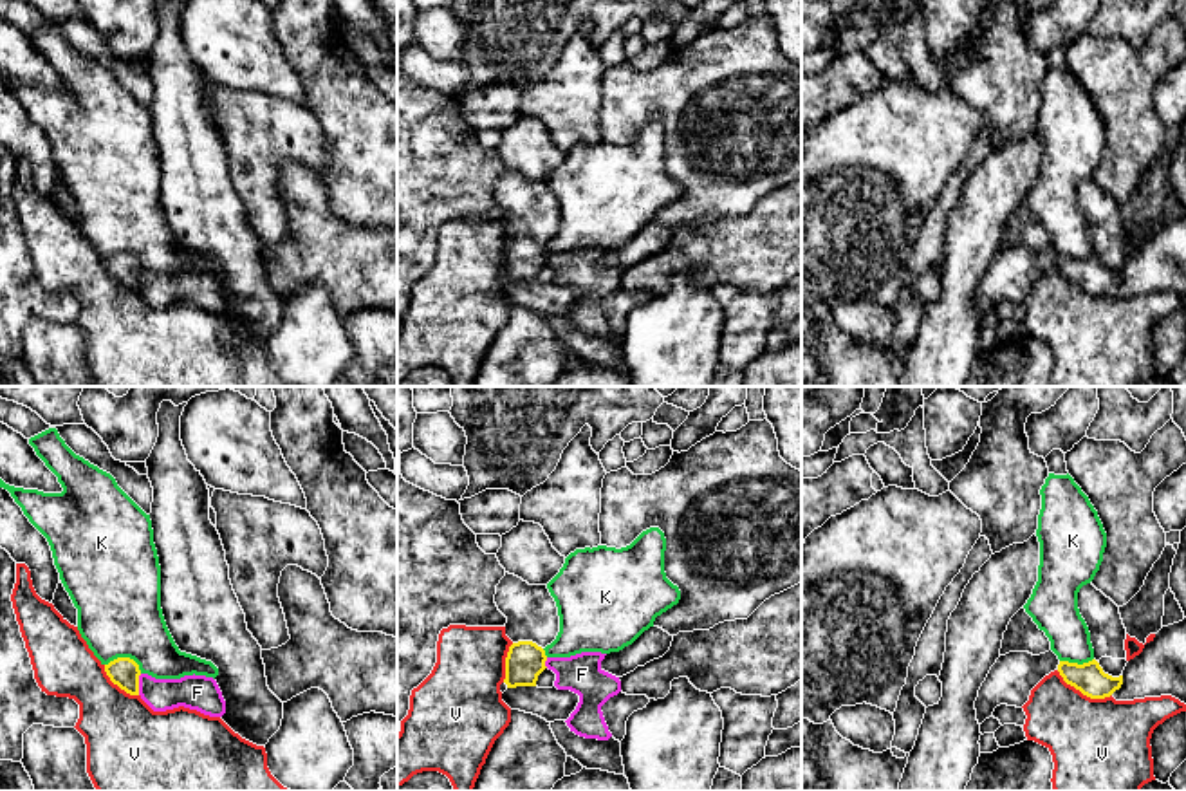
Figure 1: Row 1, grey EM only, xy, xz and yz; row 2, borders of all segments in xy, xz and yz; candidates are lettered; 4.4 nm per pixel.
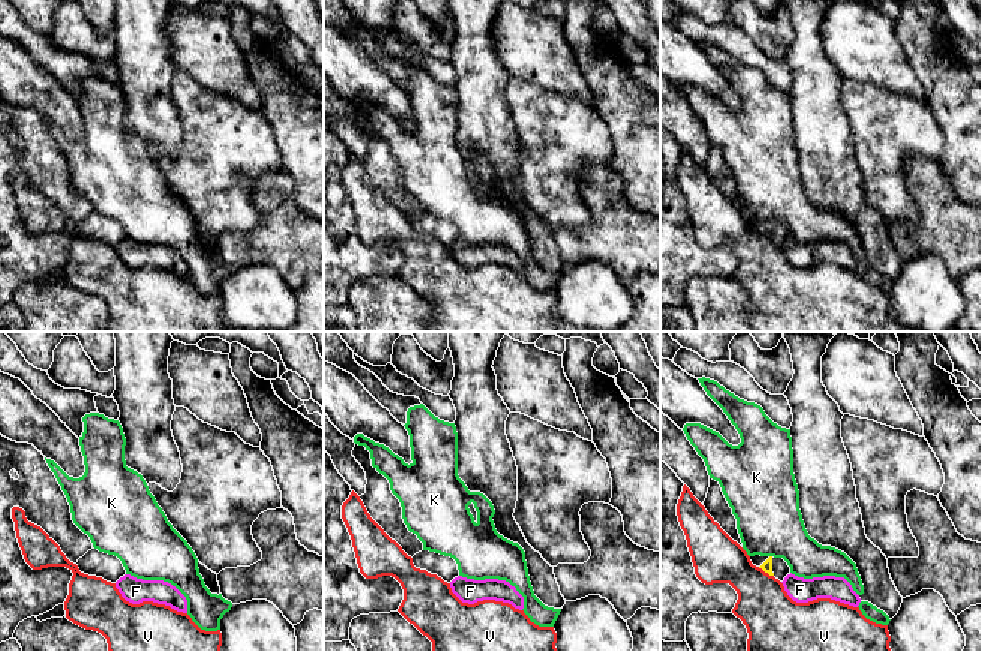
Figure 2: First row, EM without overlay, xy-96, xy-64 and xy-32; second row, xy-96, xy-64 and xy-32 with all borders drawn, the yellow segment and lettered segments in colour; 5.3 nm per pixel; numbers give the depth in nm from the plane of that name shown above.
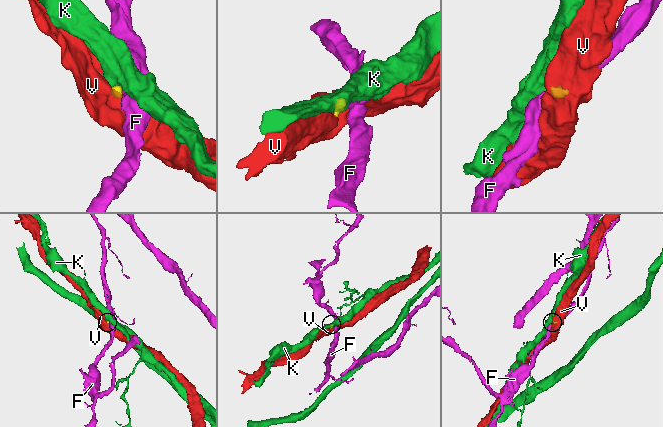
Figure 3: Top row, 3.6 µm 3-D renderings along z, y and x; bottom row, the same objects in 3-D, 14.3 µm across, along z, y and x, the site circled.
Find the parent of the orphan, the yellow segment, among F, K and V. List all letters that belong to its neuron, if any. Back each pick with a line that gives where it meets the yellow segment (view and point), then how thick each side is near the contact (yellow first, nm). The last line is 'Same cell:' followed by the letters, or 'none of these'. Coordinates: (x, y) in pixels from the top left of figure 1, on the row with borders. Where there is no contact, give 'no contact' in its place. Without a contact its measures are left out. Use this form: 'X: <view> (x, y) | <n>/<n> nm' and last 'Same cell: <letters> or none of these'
Same cell: none of these

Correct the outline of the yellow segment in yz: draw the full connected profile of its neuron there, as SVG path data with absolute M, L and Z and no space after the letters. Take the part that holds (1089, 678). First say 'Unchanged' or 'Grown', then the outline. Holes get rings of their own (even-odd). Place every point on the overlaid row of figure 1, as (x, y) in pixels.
Grown. M1186 618L1163 627L1143 652L1126 663L1119 677L1105 674L1096 659L1083 665L1060 661L1052 650L1040 656L1000 656L975 701L978 724L993 717L1000 704L1022 708L1031 690L1054 670L1090 699L1112 695L1116 701L1134 701L1172 695L1186 704Z

